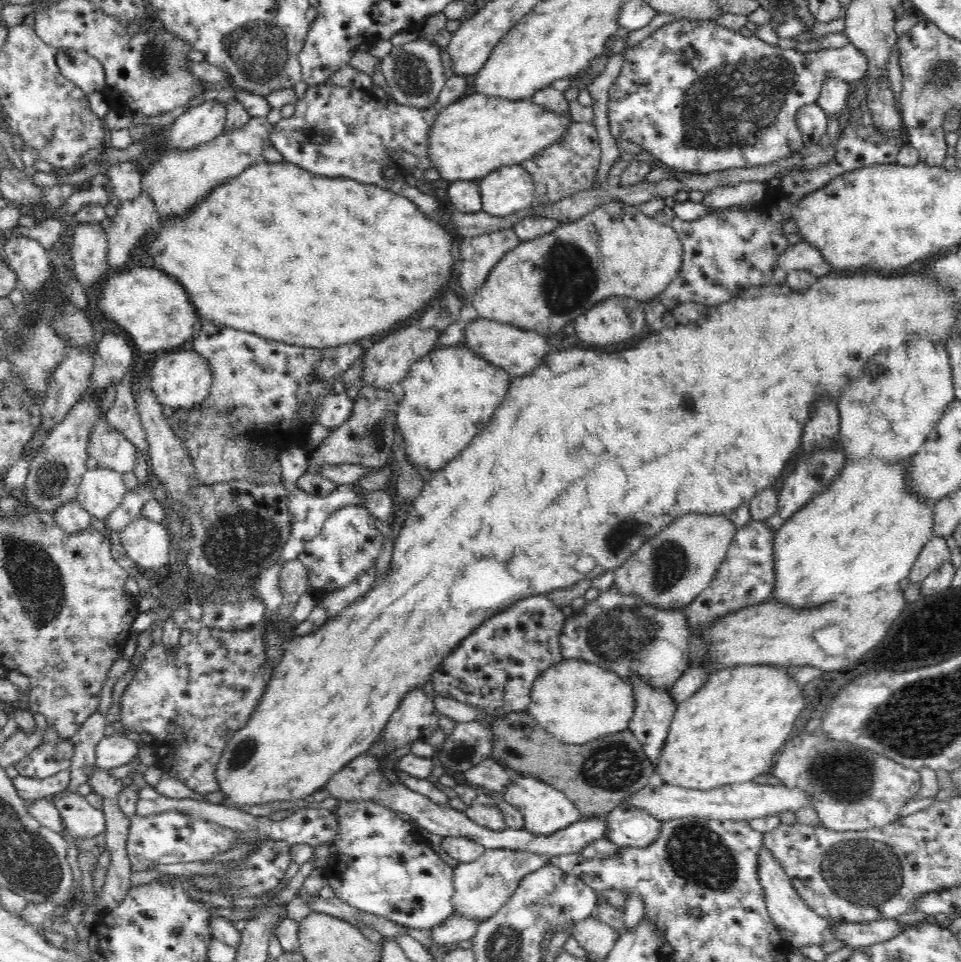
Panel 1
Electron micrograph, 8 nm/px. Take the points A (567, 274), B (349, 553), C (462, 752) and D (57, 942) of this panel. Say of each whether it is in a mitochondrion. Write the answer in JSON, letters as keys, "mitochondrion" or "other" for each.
{"A":"mitochondrion","B":"mitochondrion","C":"mitochondrion","D":"other"}

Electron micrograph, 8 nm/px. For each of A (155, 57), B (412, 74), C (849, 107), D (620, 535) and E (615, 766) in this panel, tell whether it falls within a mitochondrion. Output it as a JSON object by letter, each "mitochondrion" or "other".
{"A":"mitochondrion","B":"mitochondrion","C":"other","D":"mitochondrion","E":"mitochondrion"}

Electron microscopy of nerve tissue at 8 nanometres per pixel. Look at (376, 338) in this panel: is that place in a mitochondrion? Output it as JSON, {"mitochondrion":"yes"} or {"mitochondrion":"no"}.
{"mitochondrion":"no"}

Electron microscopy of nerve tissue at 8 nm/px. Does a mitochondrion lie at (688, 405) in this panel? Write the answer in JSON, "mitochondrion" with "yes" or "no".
{"mitochondrion":"no"}

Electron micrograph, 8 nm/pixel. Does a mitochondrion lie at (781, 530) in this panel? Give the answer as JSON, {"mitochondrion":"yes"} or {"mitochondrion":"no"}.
{"mitochondrion":"no"}

